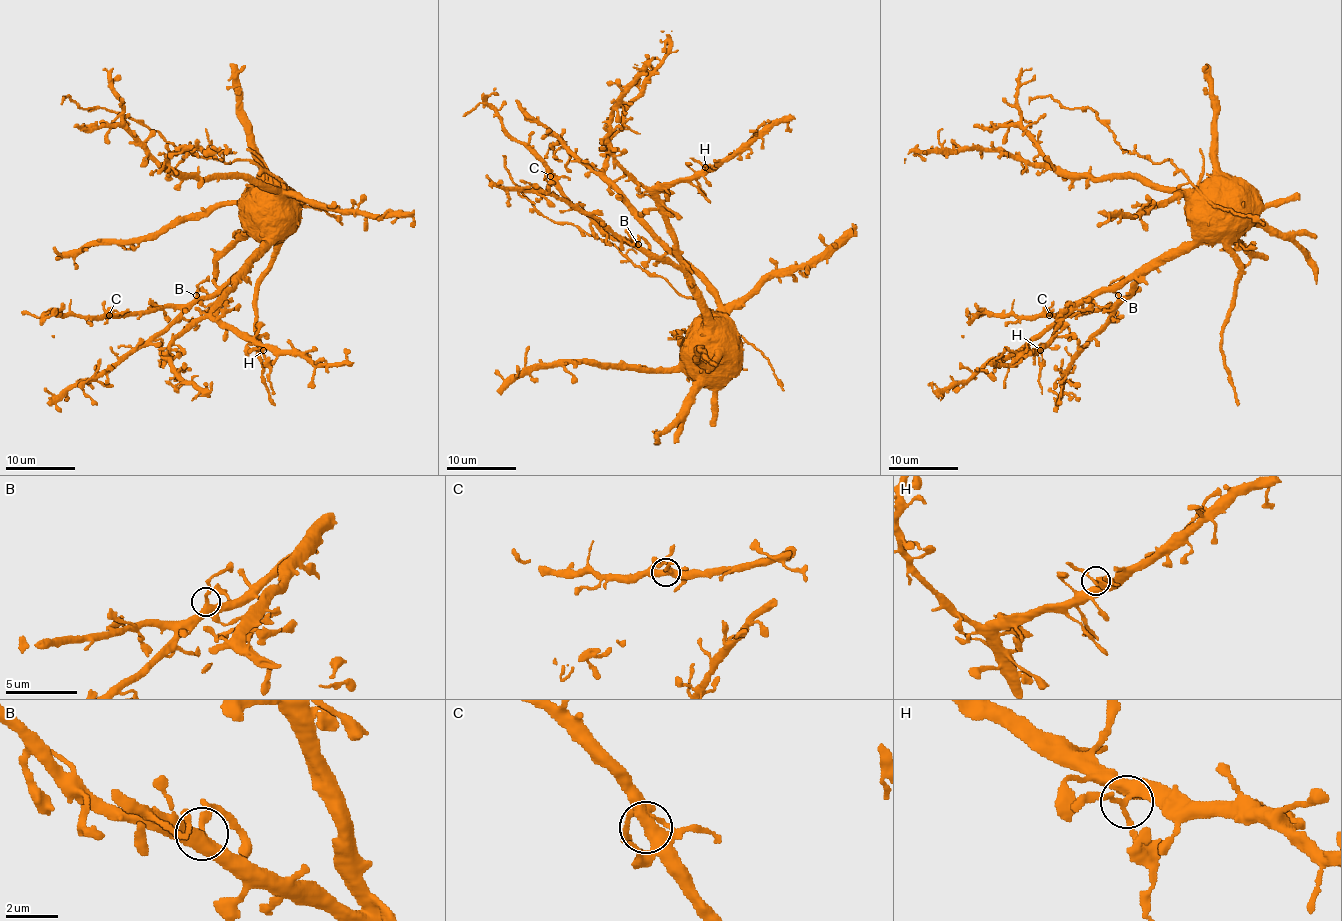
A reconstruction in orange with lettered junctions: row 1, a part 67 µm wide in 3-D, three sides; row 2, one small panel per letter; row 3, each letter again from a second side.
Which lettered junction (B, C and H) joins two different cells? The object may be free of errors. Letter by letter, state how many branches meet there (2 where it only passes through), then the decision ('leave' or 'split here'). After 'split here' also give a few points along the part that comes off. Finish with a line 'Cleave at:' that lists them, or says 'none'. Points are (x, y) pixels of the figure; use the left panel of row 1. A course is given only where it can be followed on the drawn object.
B: 3 | leave
C: 4 | leave
H: 4 | split here | (263, 350), (264, 364), (270, 369), (270, 385), (275, 393)
Cleave at: H

